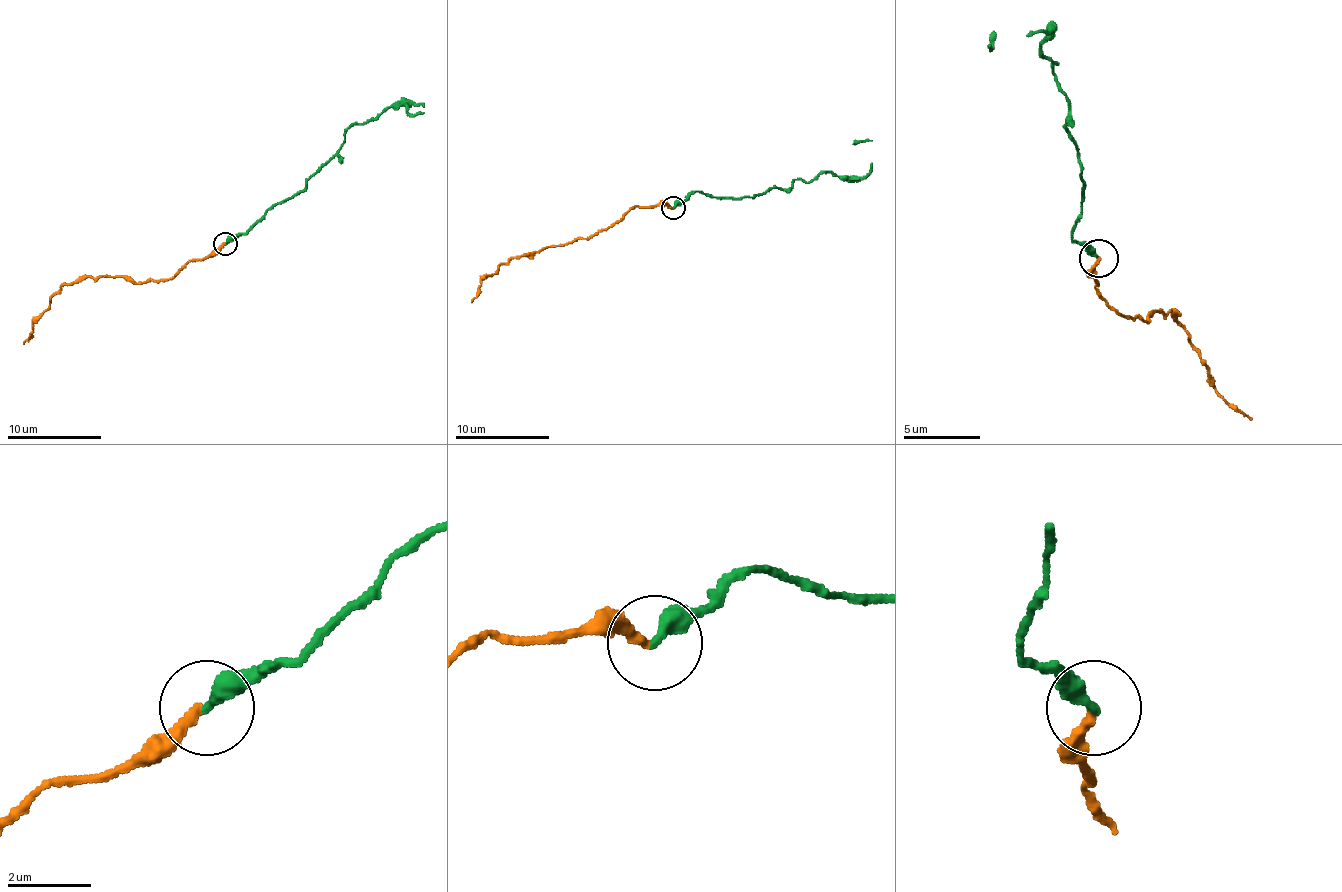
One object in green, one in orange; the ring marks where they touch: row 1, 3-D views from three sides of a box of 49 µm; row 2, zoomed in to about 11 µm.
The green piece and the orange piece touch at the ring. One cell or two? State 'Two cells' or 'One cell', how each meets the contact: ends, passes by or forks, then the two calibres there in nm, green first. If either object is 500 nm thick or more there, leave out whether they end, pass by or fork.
One cell. At the ring green ends. At the ring orange ends. Thickness 360 nm (green) against 240 nm

